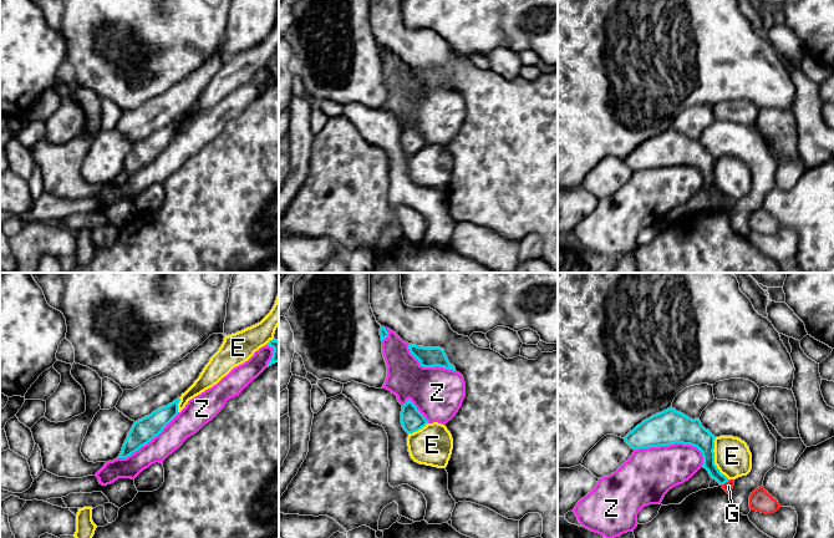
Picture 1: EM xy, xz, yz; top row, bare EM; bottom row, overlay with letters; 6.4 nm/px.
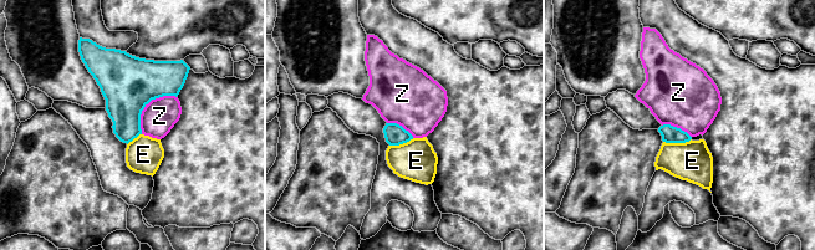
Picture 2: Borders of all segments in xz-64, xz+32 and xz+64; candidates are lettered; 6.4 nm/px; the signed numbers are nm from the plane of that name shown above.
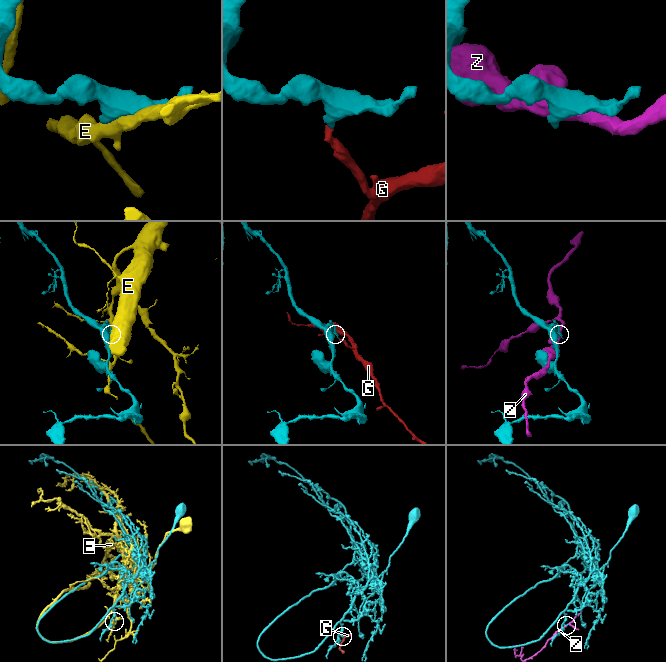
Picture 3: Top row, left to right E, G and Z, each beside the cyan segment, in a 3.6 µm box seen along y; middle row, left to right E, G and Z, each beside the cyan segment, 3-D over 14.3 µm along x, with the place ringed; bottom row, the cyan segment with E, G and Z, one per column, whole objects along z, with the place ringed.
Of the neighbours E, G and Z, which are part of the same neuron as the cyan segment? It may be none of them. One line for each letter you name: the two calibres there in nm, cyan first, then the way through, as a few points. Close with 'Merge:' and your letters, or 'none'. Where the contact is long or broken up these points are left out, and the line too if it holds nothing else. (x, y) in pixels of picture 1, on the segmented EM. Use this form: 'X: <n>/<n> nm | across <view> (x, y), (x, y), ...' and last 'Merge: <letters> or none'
G: 80/60 nm | across yz (707, 448), (708, 465), (725, 482), (728, 486)
Merge: G

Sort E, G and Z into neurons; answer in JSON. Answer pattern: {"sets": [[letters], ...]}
{"sets": [["E"], ["G"], ["Z"]]}

